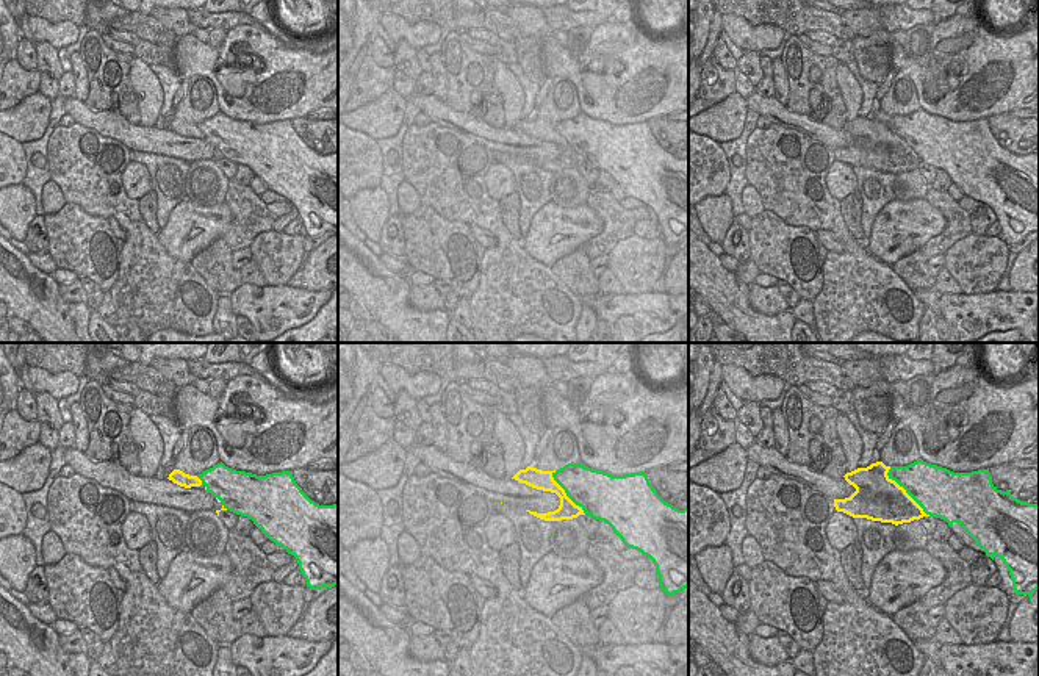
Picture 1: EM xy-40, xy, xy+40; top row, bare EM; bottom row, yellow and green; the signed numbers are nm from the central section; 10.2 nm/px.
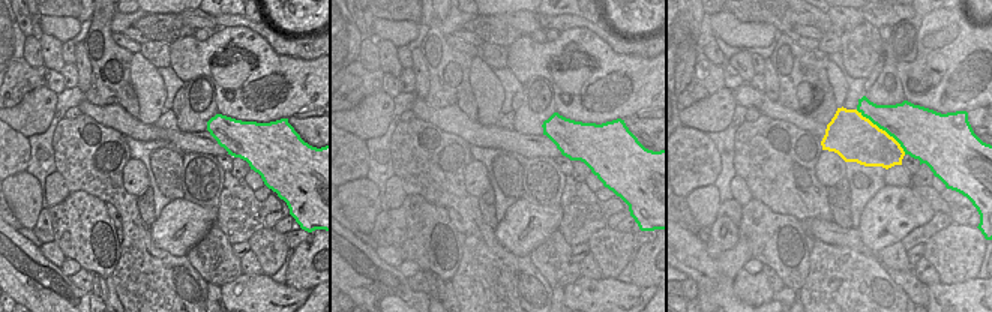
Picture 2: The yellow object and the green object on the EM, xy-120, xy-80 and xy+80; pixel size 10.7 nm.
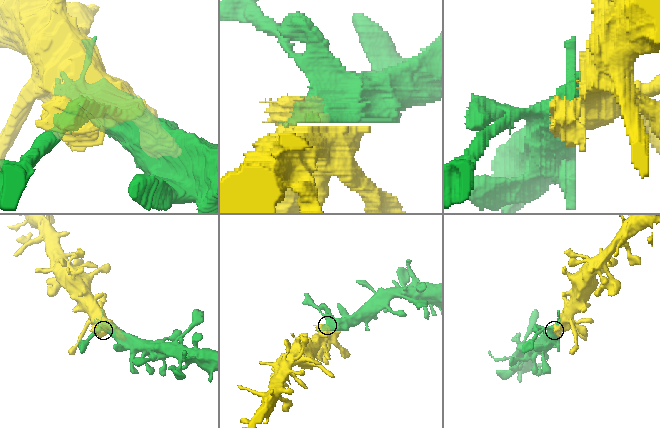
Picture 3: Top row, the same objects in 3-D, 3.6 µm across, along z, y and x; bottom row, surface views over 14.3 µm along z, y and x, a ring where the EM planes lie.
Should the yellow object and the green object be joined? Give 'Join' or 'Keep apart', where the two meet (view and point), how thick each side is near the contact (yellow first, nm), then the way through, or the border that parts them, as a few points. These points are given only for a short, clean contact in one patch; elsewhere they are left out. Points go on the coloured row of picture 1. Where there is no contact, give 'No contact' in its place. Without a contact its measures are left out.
Join. Touches yellow at xy+40 (905, 492). Thickness 460 nm (yellow) against 440 nm

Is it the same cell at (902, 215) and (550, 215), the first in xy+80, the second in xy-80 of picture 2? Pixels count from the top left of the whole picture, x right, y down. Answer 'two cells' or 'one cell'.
one cell

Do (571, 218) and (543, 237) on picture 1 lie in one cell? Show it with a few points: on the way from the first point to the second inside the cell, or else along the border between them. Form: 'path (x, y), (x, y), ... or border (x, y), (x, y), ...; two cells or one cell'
path (565, 224), (550, 237); one cell

